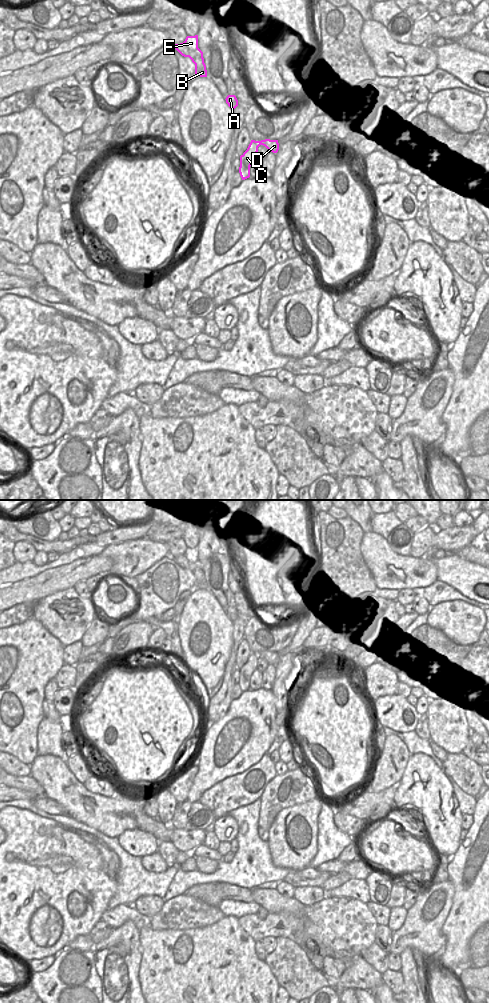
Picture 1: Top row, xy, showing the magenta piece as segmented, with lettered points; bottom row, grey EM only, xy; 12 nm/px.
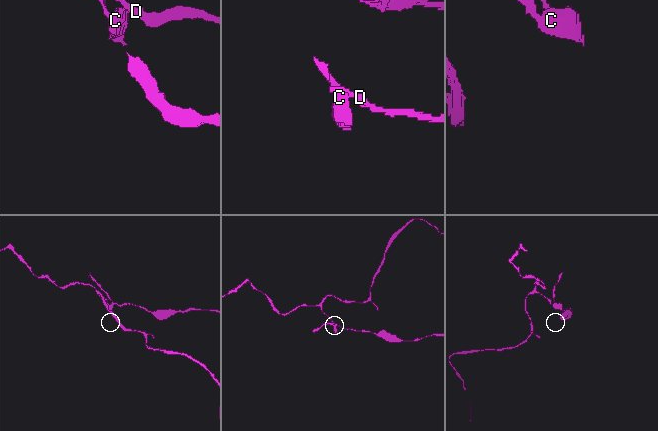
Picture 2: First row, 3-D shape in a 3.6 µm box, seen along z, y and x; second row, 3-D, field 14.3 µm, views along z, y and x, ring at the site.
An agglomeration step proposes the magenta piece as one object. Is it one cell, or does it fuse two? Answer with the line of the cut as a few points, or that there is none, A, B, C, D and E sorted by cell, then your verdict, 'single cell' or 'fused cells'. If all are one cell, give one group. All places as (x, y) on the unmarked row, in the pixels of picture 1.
cut in xy along (259, 653), (260, 656); A B D E / C; fused cells

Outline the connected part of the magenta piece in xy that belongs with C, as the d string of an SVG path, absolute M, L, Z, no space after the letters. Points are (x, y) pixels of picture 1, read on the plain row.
M251 652L247 662L240 668L239 685L242 692L250 689L250 678L252 673L256 670L260 653Z

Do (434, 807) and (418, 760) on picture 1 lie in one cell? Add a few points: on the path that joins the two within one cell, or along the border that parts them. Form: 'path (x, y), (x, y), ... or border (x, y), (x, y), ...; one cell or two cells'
path (434, 795), (431, 791), (431, 780), (423, 772); one cell

